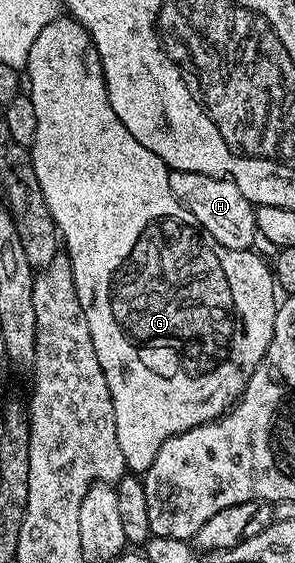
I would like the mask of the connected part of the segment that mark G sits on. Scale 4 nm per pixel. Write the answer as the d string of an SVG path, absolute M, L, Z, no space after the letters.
M59 16L53 18L53 20L46 25L44 32L40 32L40 36L36 36L36 44L32 44L32 52L28 52L28 60L26 61L24 74L25 77L30 77L28 96L32 100L32 108L36 108L36 140L32 147L36 180L40 184L40 192L48 204L48 212L52 212L52 220L58 225L58 233L61 241L64 243L64 252L70 257L70 263L72 264L72 280L76 284L76 296L80 300L80 308L84 312L84 320L88 320L88 332L92 336L92 348L96 348L96 360L100 360L100 368L104 368L104 380L108 380L108 392L112 396L112 408L116 416L116 440L120 440L120 452L124 452L127 471L142 476L145 475L146 469L152 464L152 460L156 460L156 452L160 452L160 448L169 438L177 434L188 432L197 426L202 426L205 422L213 422L214 419L222 417L222 415L242 397L242 393L248 384L248 380L252 376L252 372L256 372L256 364L262 362L262 357L268 352L268 344L274 335L274 311L276 309L276 298L274 302L274 294L276 295L274 272L268 265L267 259L265 262L260 255L254 254L255 251L253 249L233 250L232 248L224 248L224 244L220 244L211 234L206 233L206 229L198 223L196 216L192 216L192 212L188 212L188 208L184 208L178 203L170 187L170 167L166 165L164 160L160 160L160 156L156 156L156 152L144 148L144 144L140 144L140 140L136 140L136 136L132 136L132 132L128 132L128 128L124 128L124 124L120 124L116 112L112 112L112 104L108 104L108 92L106 91L104 80L102 79L100 56L96 52L94 41L90 39L90 34L76 19L69 16Z

